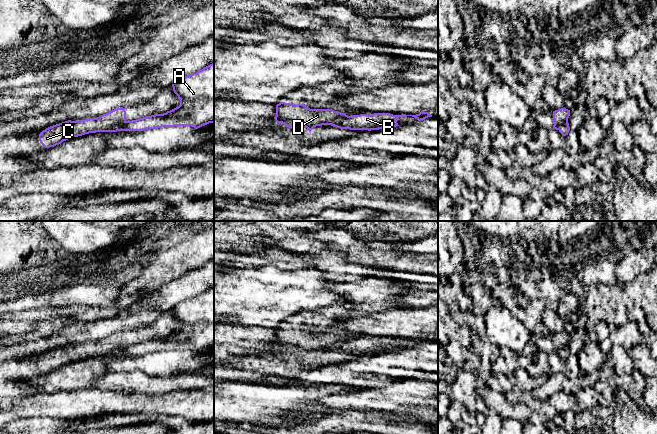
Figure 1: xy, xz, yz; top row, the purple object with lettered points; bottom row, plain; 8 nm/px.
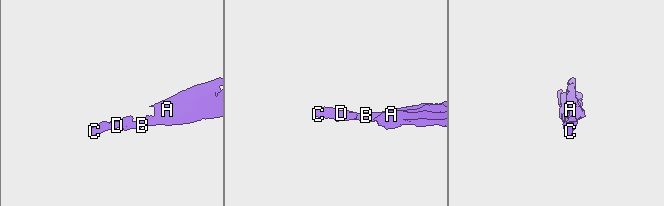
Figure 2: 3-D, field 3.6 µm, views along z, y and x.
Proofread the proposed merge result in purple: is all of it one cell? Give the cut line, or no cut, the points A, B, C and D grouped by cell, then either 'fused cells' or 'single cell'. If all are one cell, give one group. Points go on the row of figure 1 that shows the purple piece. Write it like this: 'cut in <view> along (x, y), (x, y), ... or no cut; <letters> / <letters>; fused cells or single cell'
cut in xy along (126, 121), (115, 124), (108, 131); A B / C D; fused cells

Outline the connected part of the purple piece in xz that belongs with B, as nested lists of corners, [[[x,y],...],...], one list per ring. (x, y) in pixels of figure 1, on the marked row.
[[[420,112],[416,115],[393,115],[390,113],[374,113],[374,114],[360,114],[360,115],[351,115],[343,116],[337,118],[331,126],[337,127],[340,129],[350,129],[350,130],[379,130],[388,127],[399,126],[397,119],[399,117],[412,116],[418,121],[424,120],[432,115],[428,112]]]

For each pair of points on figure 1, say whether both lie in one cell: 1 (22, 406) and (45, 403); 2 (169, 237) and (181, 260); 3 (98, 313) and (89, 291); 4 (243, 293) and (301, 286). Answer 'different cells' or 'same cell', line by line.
1: same cell
2: different cells
3: different cells
4: same cell

